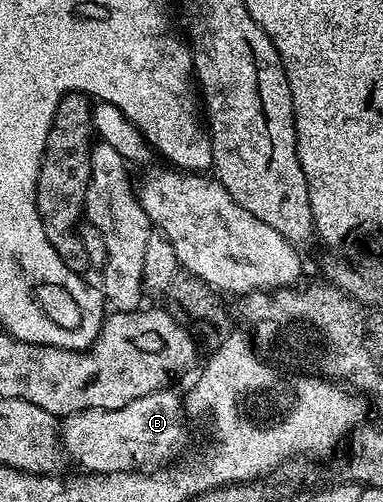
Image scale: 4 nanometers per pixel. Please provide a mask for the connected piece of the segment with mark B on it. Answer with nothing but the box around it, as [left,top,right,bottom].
[61,388,187,474]

